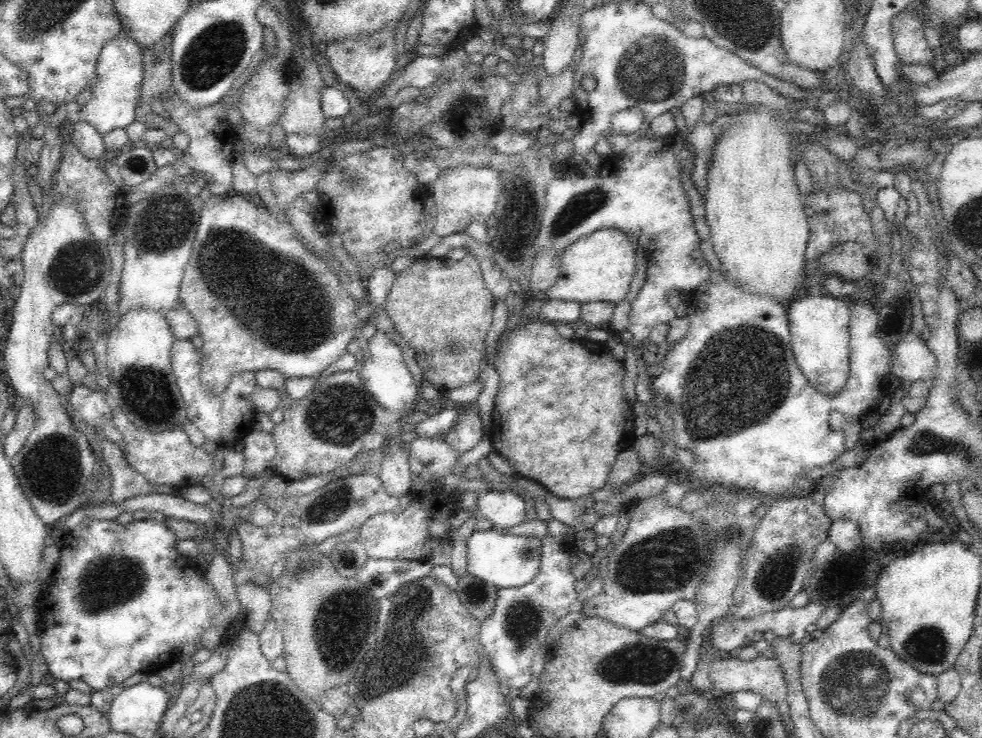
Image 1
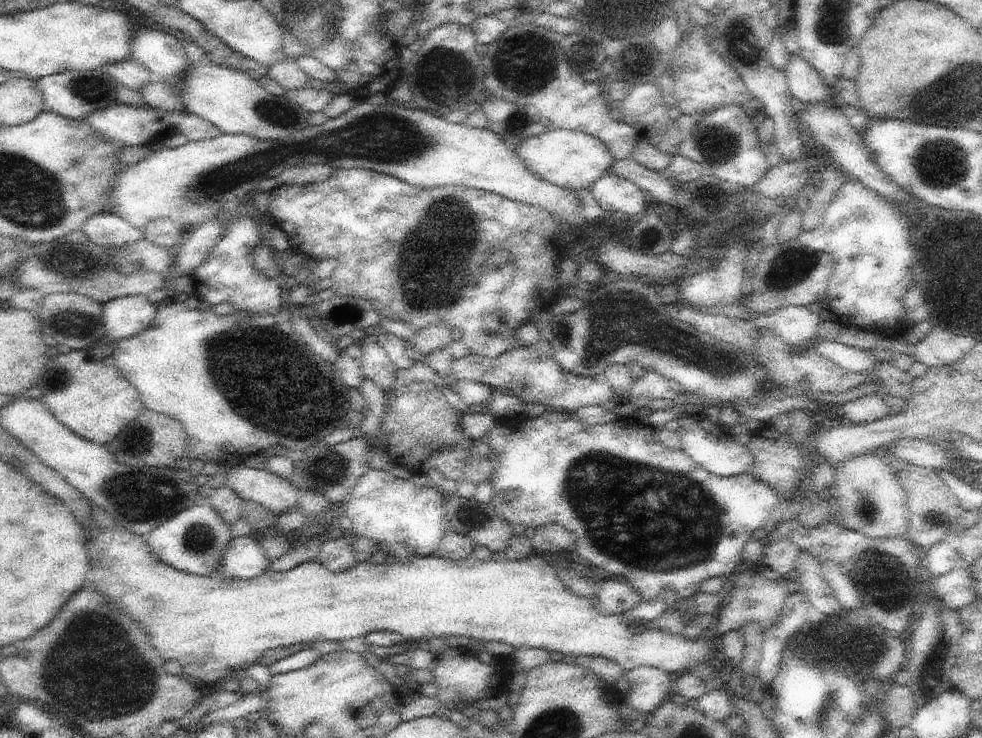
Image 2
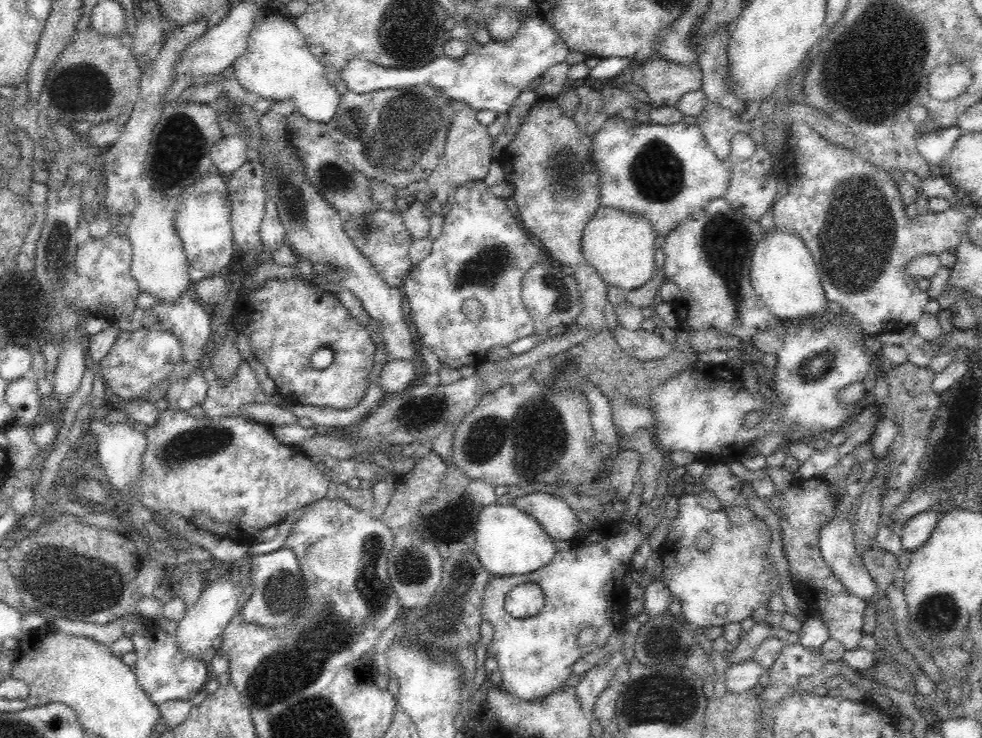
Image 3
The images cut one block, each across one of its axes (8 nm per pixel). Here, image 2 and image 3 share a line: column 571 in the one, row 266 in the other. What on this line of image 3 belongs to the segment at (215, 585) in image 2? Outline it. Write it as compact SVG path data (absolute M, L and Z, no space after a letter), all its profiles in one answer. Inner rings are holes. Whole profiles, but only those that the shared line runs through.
M600 207L582 233L582 254L607 285L634 291L657 272L654 264L656 237L652 225L640 215L624 213L611 207Z

